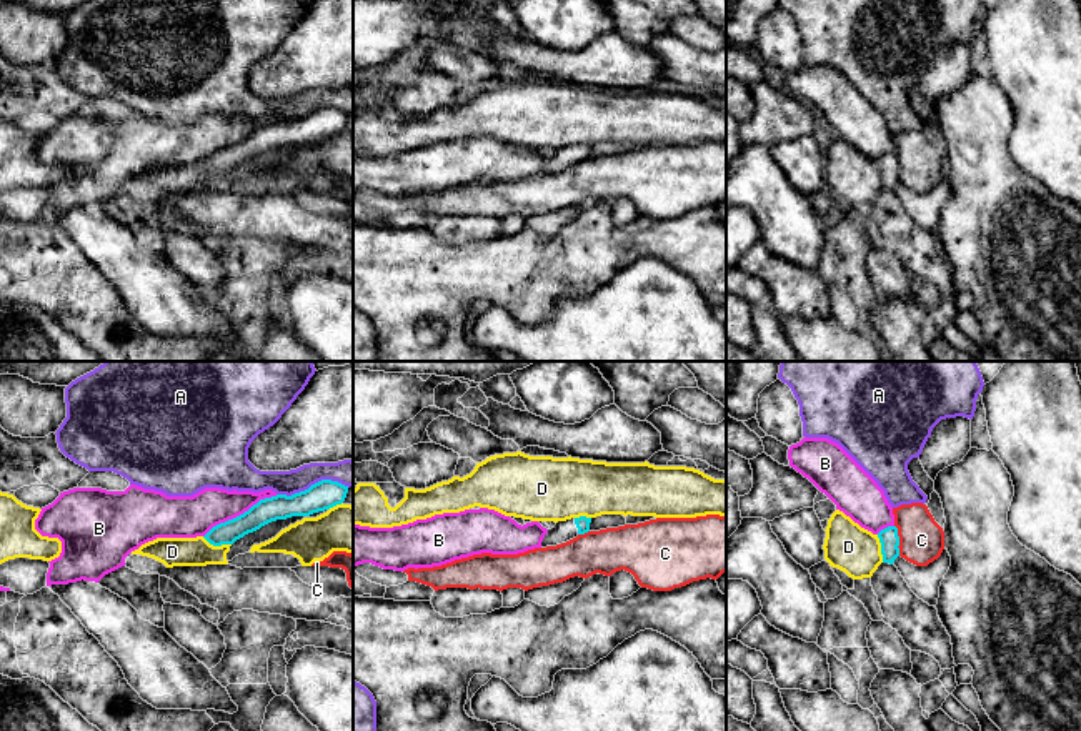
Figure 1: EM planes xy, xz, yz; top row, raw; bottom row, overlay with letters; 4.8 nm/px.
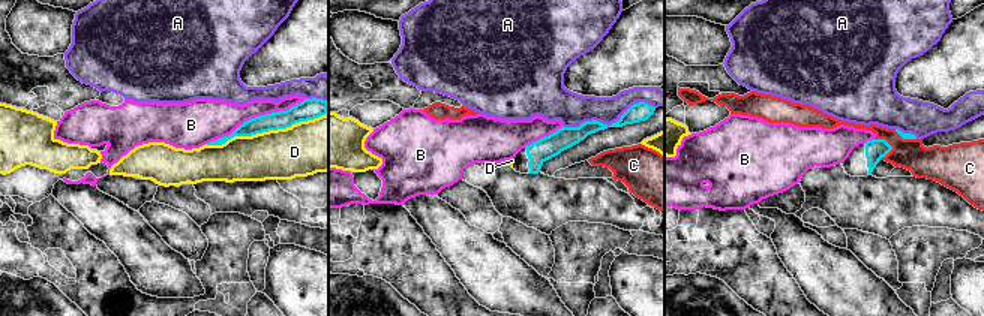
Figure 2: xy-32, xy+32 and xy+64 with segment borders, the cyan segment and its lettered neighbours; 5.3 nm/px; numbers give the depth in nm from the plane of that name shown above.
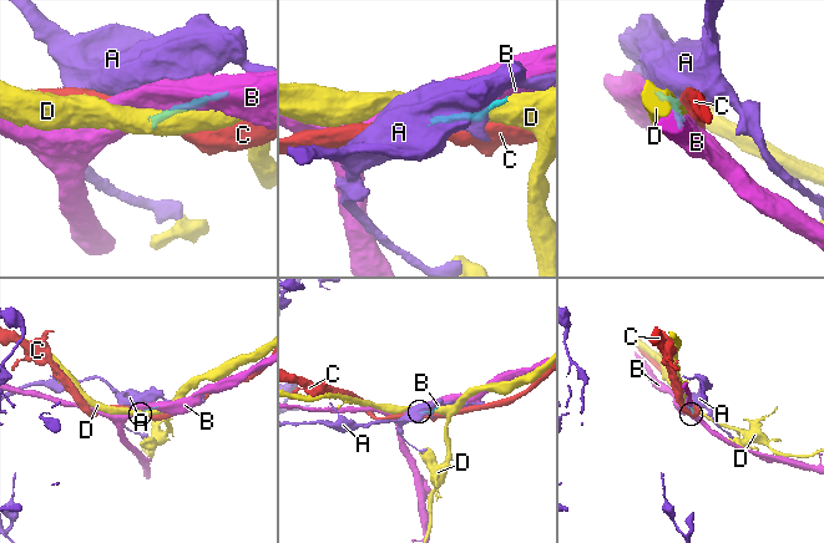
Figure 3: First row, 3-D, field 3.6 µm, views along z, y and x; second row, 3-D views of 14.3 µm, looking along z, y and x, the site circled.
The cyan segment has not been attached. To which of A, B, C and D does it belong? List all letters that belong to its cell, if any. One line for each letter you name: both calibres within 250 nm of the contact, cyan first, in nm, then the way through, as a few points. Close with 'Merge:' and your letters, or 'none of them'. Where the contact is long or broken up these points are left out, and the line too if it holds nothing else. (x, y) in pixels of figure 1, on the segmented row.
Merge: none of them

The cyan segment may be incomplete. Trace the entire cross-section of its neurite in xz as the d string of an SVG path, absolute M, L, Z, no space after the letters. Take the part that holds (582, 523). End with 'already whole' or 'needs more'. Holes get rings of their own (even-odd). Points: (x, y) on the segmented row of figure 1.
M586 516L558 521L545 535L545 538L541 541L541 548L556 546L556 545L561 545L561 543L566 543L566 541L576 538L578 535L588 533L590 523L591 523L591 518L586 518Z; needs more

